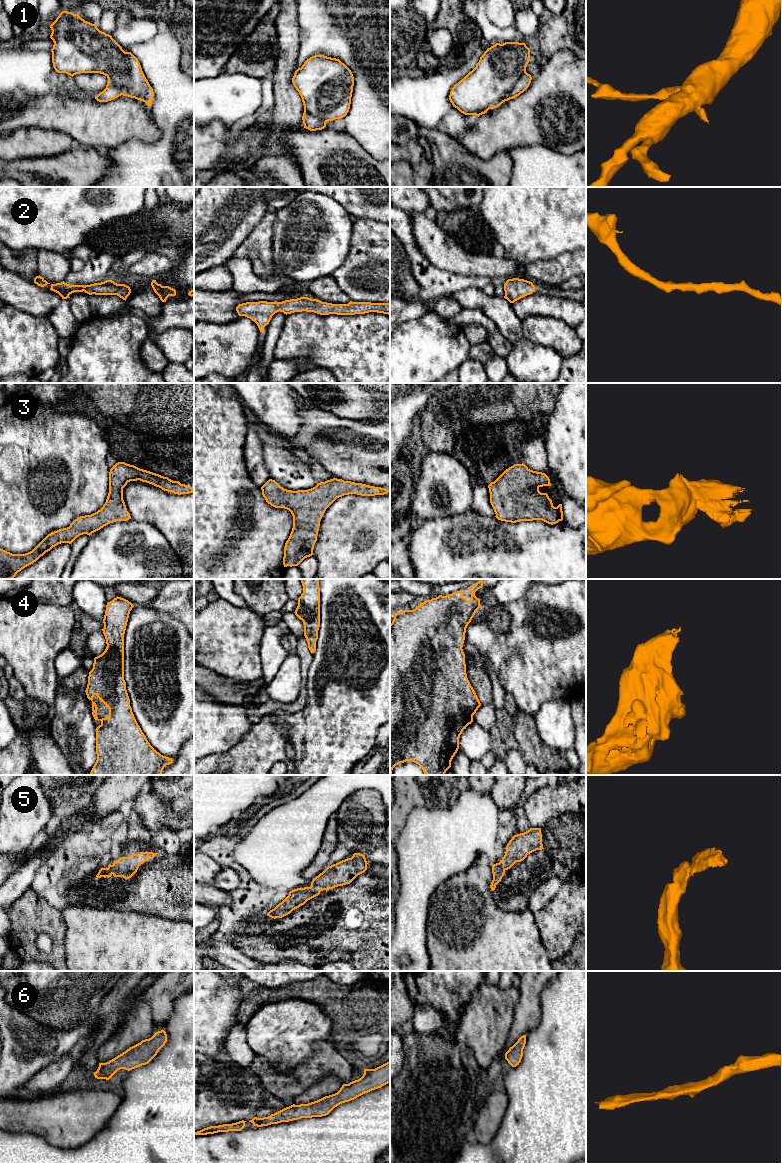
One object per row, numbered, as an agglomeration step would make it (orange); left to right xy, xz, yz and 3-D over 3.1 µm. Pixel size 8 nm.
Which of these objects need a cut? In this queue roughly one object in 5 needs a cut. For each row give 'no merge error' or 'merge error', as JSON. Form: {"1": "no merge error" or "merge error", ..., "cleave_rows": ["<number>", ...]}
{"1": "no merge error", "2": "no merge error", "3": "no merge error", "4": "no merge error", "5": "no merge error", "6": "no merge error", "cleave_rows": []}

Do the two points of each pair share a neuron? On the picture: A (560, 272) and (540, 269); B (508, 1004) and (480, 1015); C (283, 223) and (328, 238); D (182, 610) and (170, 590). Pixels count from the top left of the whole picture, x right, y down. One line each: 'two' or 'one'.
A: one
B: one
C: one
D: one

